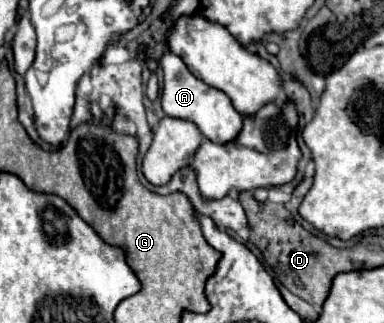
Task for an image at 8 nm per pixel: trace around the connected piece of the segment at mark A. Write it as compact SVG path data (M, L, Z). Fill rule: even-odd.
M167 51L160 57L160 67L164 71L164 91L162 91L162 109L168 117L174 119L186 119L196 123L200 133L210 139L212 143L226 145L238 139L242 131L242 115L236 115L236 109L232 107L232 101L222 91L216 91L214 87L208 87L206 83L200 83L186 67L184 61Z

